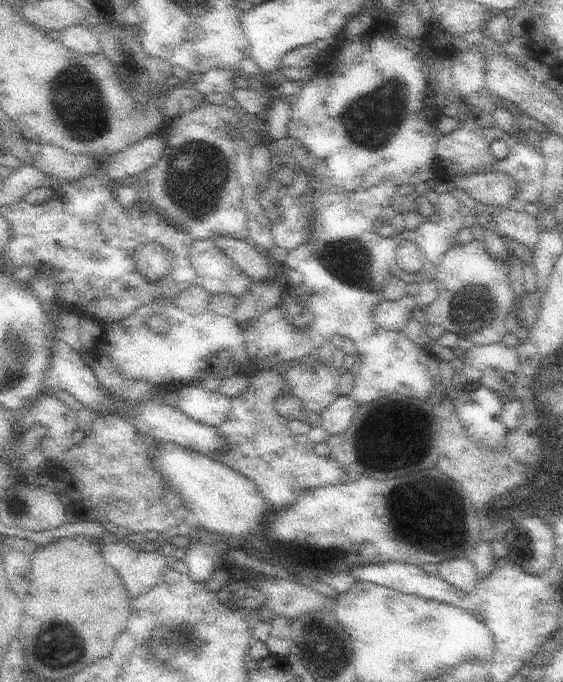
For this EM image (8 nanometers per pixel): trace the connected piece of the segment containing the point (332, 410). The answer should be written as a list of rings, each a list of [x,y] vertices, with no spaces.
[[[340,395],[339,398],[330,404],[330,407],[320,415],[320,424],[329,435],[344,433],[353,422],[359,405],[349,395]]]

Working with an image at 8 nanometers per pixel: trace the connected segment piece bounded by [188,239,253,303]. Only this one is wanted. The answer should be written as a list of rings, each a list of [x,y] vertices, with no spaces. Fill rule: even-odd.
[[[209,240],[196,241],[190,248],[188,260],[197,276],[197,284],[211,294],[232,294],[240,303],[253,282],[232,258]]]

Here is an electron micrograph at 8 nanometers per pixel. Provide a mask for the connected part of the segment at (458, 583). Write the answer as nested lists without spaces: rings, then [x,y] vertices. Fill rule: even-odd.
[[[466,558],[444,560],[438,565],[438,570],[442,580],[446,580],[454,590],[458,588],[462,592],[474,592],[480,580],[474,564]]]

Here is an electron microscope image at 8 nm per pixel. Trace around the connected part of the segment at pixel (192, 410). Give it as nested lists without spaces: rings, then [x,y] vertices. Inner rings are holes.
[[[202,384],[181,385],[175,389],[174,406],[192,420],[212,427],[218,427],[228,420],[232,412],[232,398],[211,392]]]

